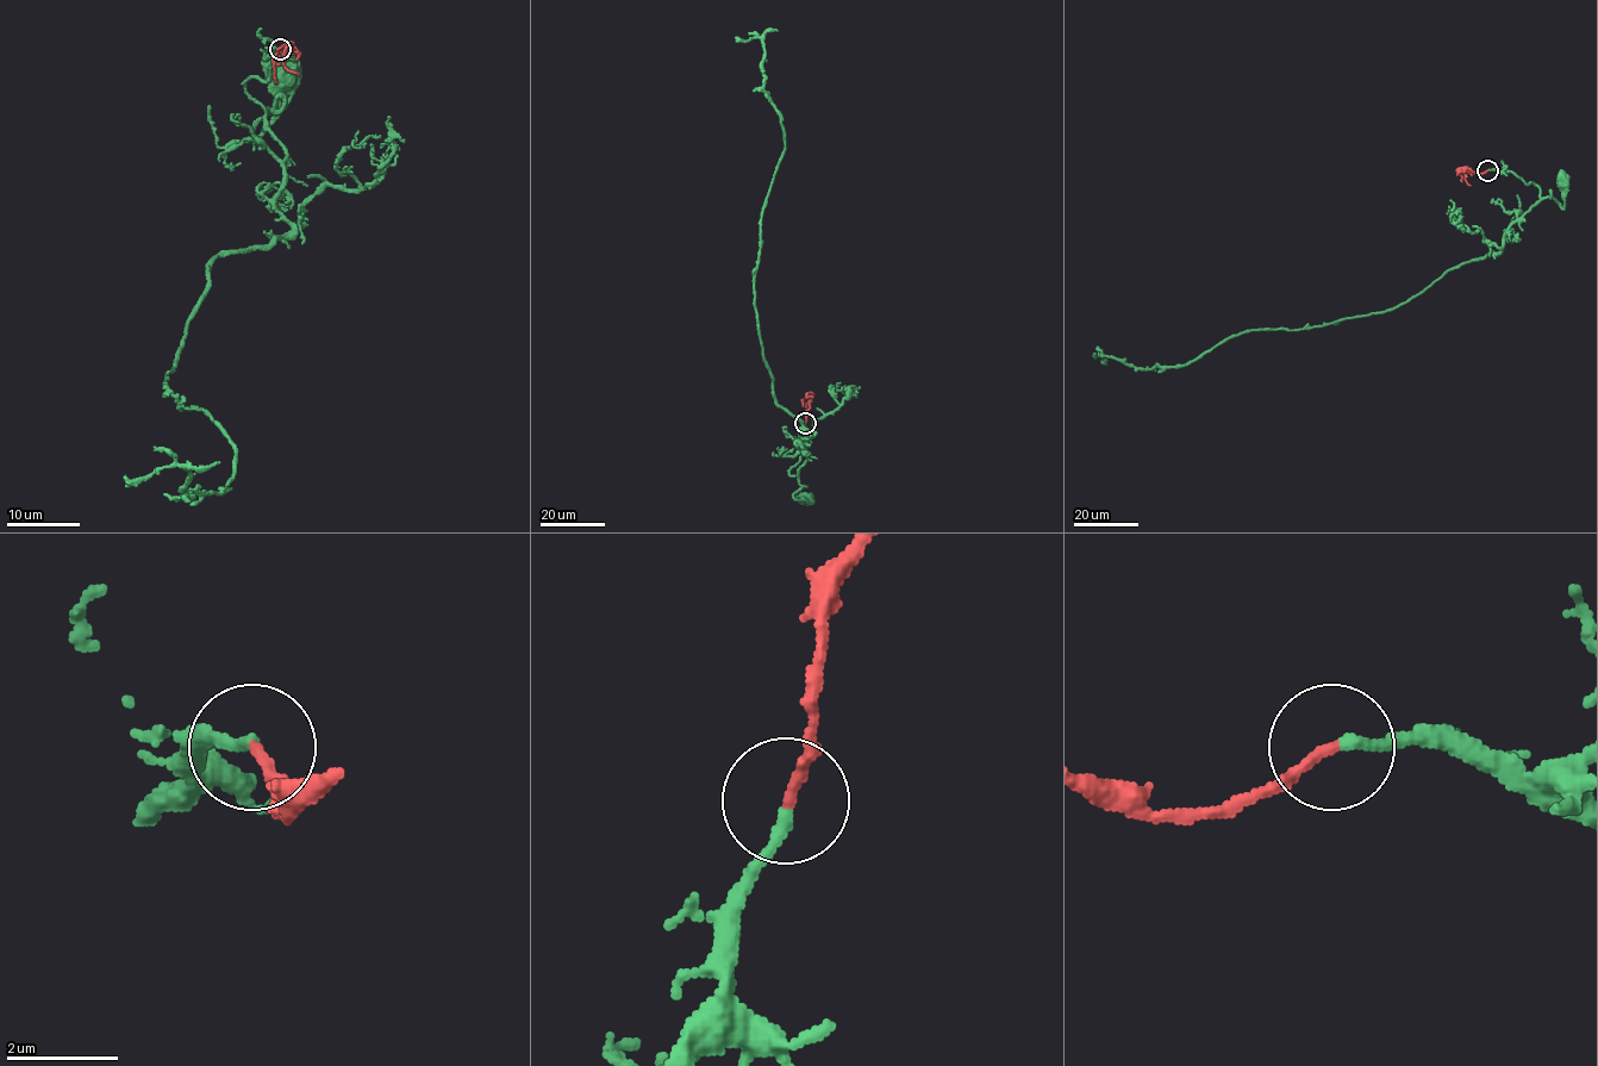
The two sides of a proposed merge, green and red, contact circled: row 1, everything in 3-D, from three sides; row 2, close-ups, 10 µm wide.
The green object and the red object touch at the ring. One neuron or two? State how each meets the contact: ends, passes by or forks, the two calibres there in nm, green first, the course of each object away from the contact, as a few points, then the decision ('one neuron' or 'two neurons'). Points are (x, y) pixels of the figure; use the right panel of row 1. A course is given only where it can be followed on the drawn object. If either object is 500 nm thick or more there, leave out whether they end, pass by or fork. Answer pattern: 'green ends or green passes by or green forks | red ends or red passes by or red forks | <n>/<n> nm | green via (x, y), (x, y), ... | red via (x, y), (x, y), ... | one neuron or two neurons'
green ends | red ends | 200/190 nm | green via (1489, 170), (1504, 174), (1511, 170), (1527, 184), (1536, 185), (1542, 198), (1550, 197), (1562, 209), (1562, 181) | red via (1487, 170), (1475, 173), (1464, 168), (1465, 181), (1471, 186) | one neuron

